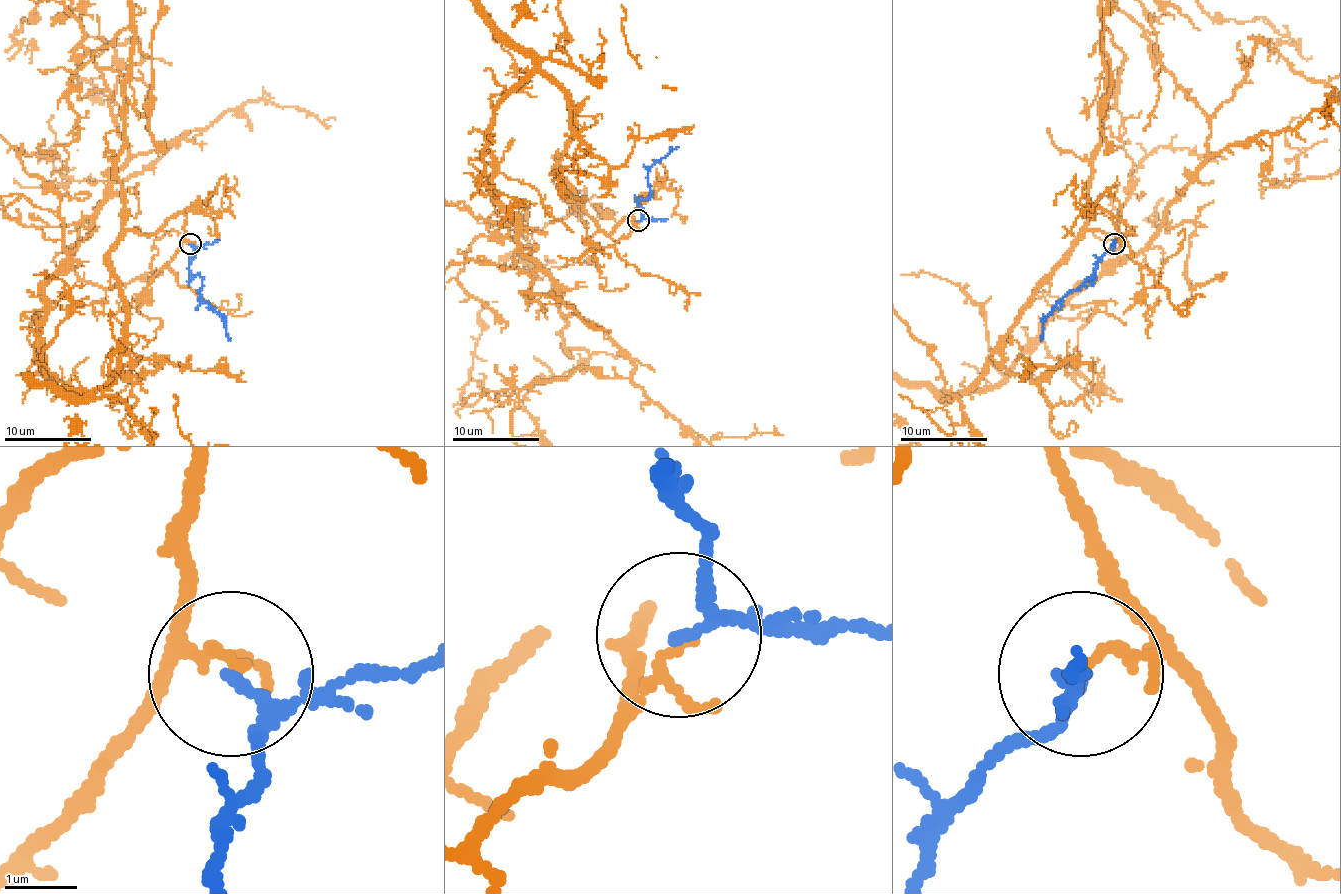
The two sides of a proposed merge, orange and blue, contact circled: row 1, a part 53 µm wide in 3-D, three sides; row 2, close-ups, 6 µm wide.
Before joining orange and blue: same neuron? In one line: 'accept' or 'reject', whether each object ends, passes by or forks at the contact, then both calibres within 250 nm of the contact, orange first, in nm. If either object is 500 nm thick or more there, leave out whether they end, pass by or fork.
reject; orange passes by; blue passes by; calibres 100 and 120 nm

